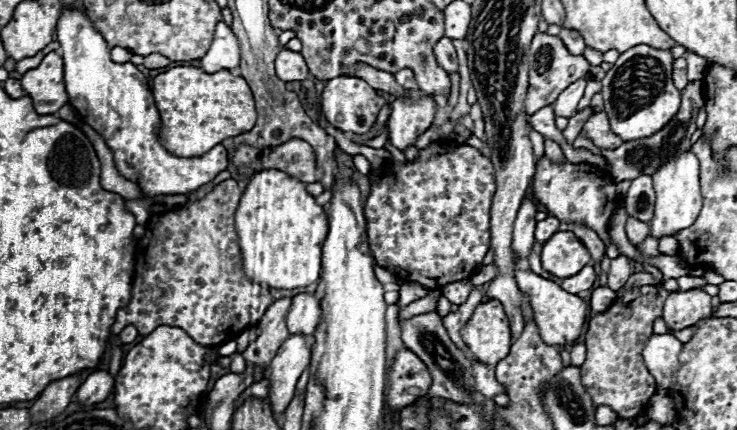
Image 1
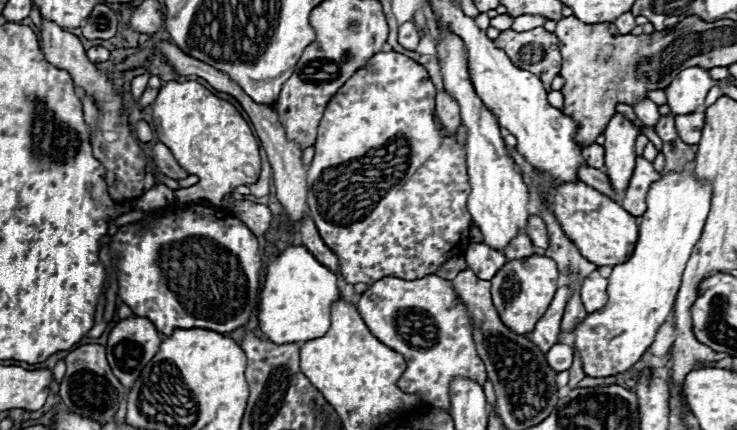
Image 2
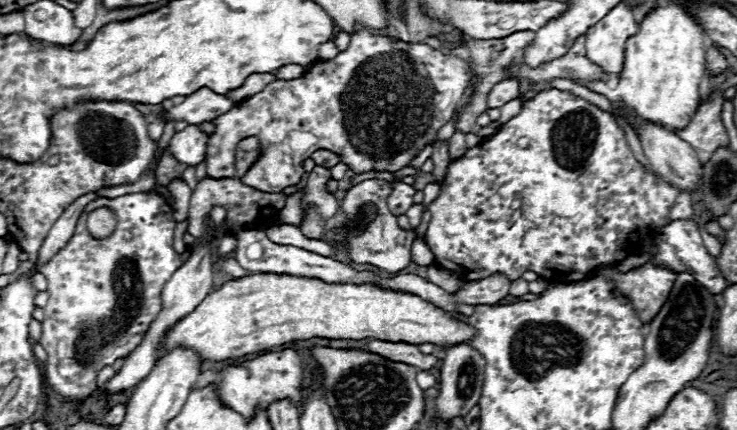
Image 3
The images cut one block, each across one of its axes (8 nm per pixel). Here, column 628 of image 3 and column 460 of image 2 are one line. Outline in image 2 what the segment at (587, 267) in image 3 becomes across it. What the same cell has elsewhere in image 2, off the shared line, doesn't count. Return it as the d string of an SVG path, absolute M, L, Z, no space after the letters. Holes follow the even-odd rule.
M378 52L336 92L336 96L326 106L324 118L320 120L320 128L318 128L318 140L314 144L316 154L308 170L308 214L316 222L316 228L324 244L338 256L340 274L348 284L358 284L358 282L374 284L384 276L414 280L434 274L442 262L446 262L452 256L460 256L446 252L450 252L464 240L468 242L466 232L470 228L470 212L466 208L466 198L470 194L470 184L466 174L466 150L456 142L456 138L452 136L448 138L442 126L438 124L438 120L434 120L434 98L436 98L436 88L430 82L430 76L422 64L398 52Z

